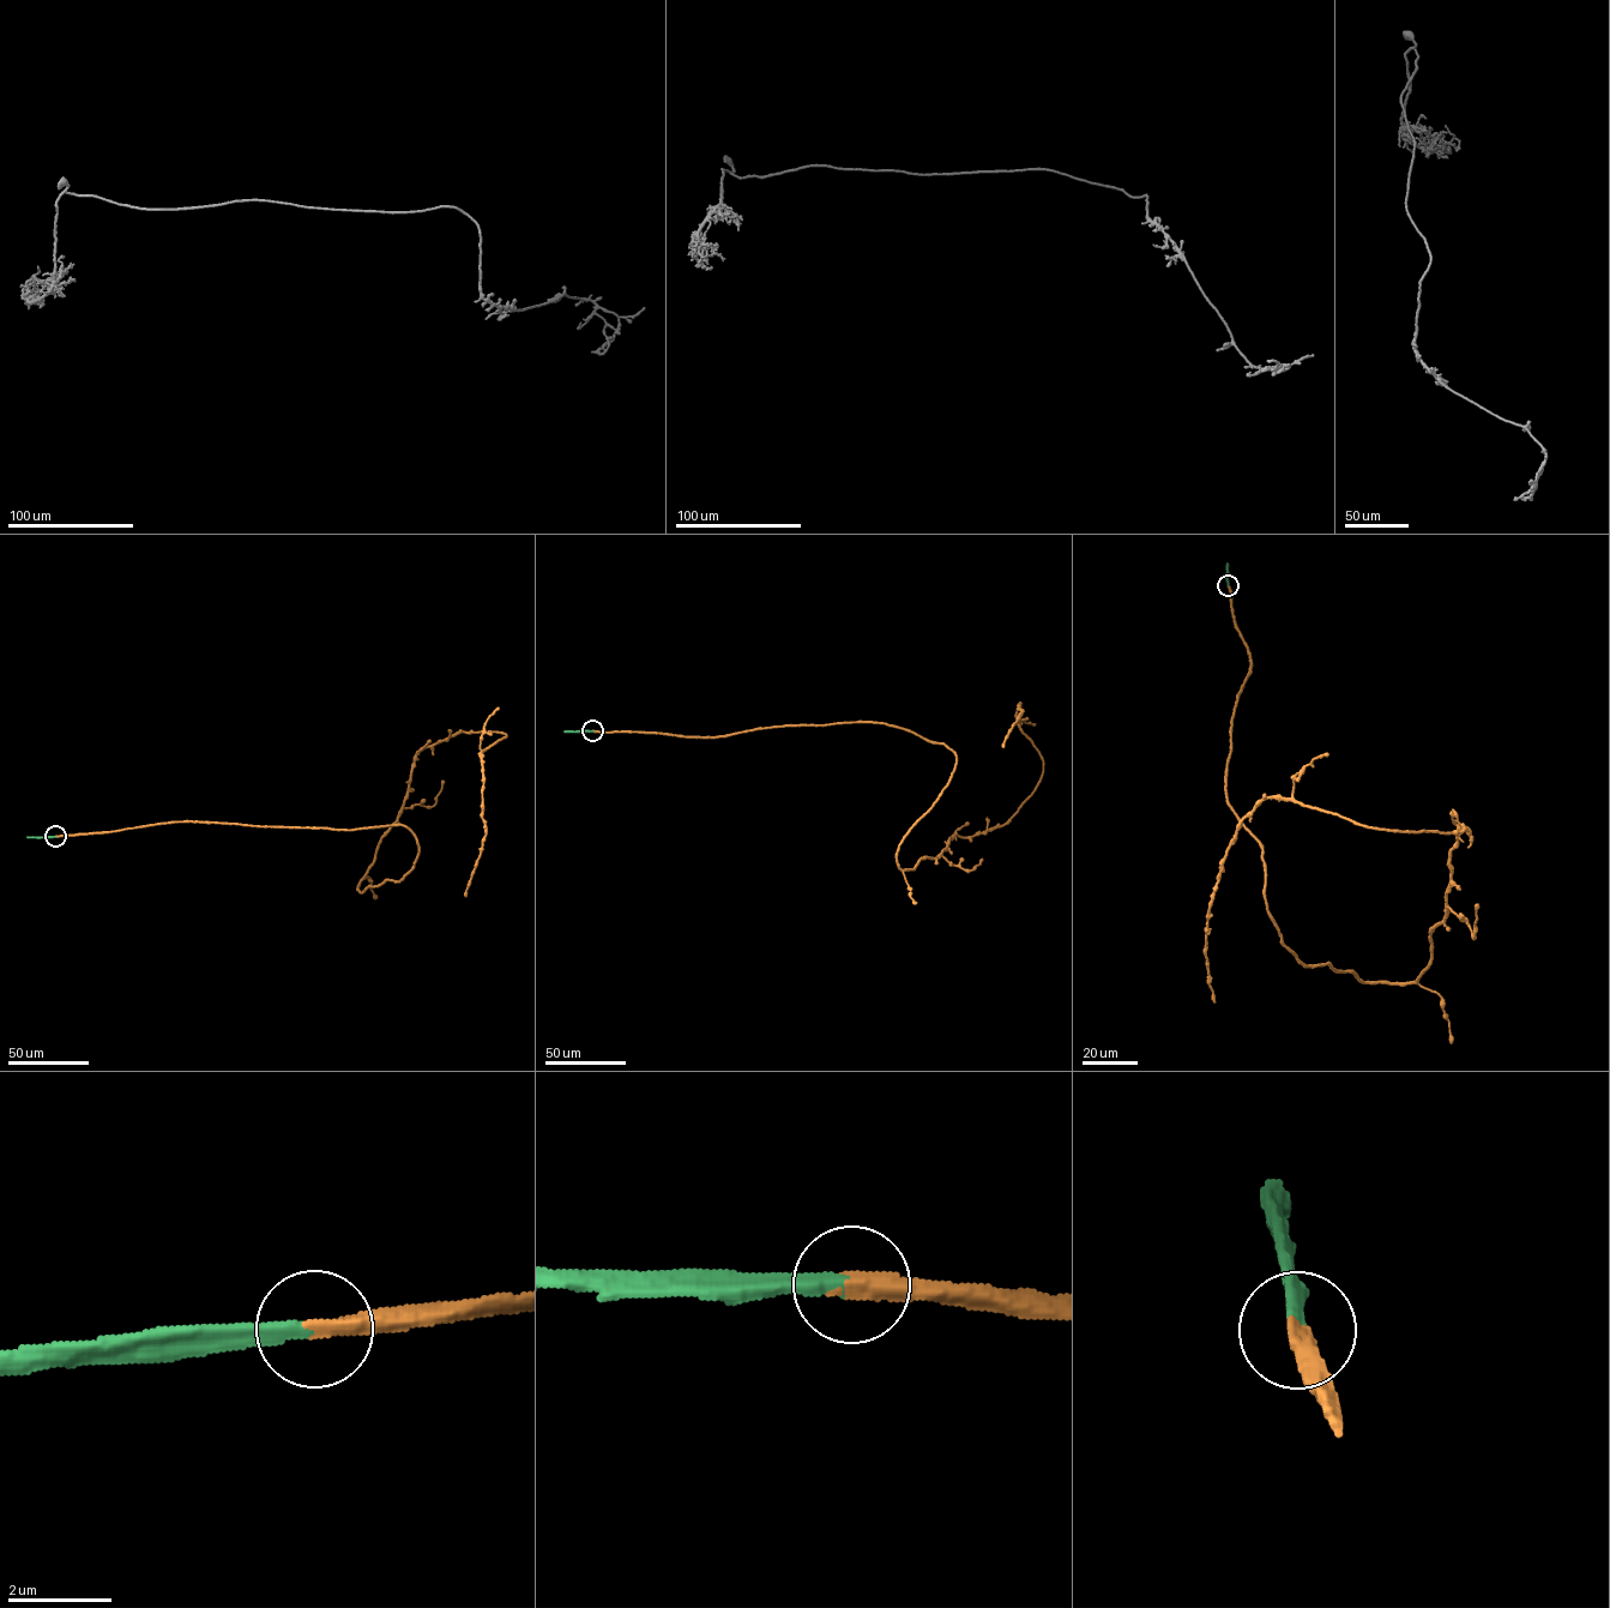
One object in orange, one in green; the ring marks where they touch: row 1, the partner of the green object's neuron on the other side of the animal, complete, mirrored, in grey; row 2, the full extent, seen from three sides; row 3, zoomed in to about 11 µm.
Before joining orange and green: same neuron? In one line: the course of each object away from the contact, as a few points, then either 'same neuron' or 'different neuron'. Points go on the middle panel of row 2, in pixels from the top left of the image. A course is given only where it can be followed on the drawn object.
course orange (592, 730), (879, 722), (941, 744), (956, 763), (903, 869), (1031, 794), (1042, 758), (1019, 703), (1002, 747); course green (592, 730), (564, 732); same neuron

